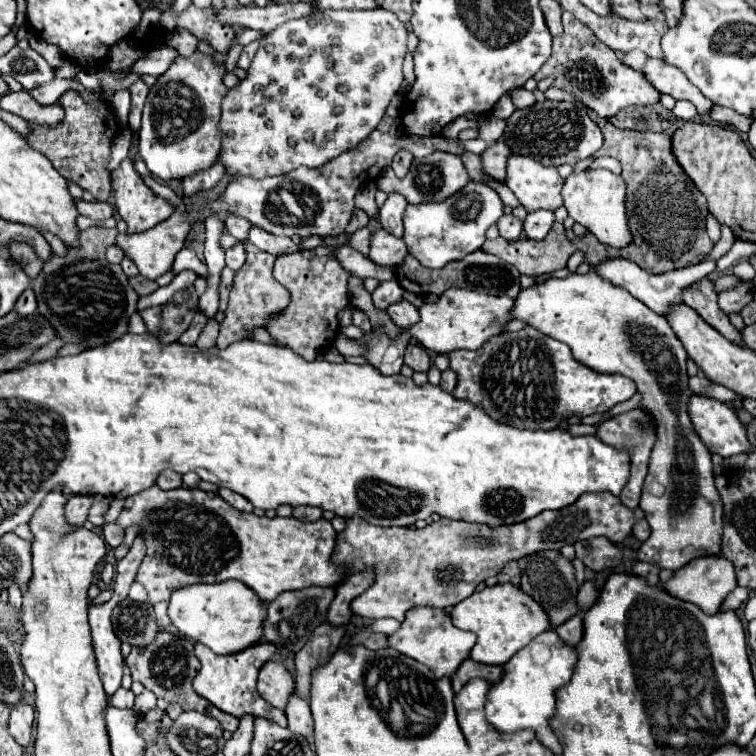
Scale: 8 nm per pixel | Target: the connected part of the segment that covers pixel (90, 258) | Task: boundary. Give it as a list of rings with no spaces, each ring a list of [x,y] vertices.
[[[86,229],[80,235],[78,251],[68,249],[64,259],[52,255],[50,263],[44,263],[44,269],[32,281],[38,313],[54,327],[64,343],[80,343],[84,349],[94,349],[128,333],[128,321],[136,313],[140,297],[130,287],[122,267],[108,263],[104,257],[116,235],[116,229]]]

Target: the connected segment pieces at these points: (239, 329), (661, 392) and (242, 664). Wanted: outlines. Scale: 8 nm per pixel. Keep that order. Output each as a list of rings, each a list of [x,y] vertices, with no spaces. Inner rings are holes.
[[[252,243],[246,245],[246,253],[248,253],[248,259],[234,277],[234,285],[232,285],[230,301],[228,301],[228,309],[226,309],[226,319],[220,323],[220,335],[218,335],[218,343],[216,343],[216,347],[220,347],[220,349],[224,349],[236,341],[242,341],[242,339],[252,339],[254,327],[266,327],[268,319],[282,313],[290,303],[288,289],[282,287],[272,275],[276,257],[258,249]]]
[[[592,269],[586,275],[572,273],[564,279],[548,279],[544,285],[532,285],[520,291],[514,305],[514,319],[522,319],[528,325],[534,325],[544,335],[566,343],[572,349],[574,357],[590,369],[598,373],[622,373],[636,383],[642,397],[640,405],[644,403],[644,407],[640,409],[654,419],[658,435],[650,455],[648,475],[640,499],[640,507],[646,513],[646,521],[652,533],[638,549],[638,561],[654,563],[662,569],[680,569],[694,557],[722,555],[722,501],[718,499],[718,491],[714,487],[710,461],[712,455],[696,435],[692,419],[688,415],[688,401],[694,395],[694,391],[688,387],[688,355],[676,333],[670,329],[670,323],[660,315],[654,315],[654,311],[650,311],[644,303],[638,303],[638,299],[634,299],[622,287],[604,281]]]
[[[260,641],[256,643],[256,647],[248,647],[236,655],[216,655],[212,653],[206,645],[196,643],[196,655],[202,663],[202,669],[198,671],[198,675],[194,677],[194,689],[198,695],[202,695],[204,699],[208,699],[214,707],[222,709],[224,713],[230,713],[234,717],[244,717],[244,715],[252,715],[252,717],[264,717],[270,719],[274,723],[278,723],[280,727],[286,727],[286,715],[282,709],[272,707],[270,703],[266,703],[258,691],[256,691],[256,677],[260,667],[270,661],[276,653],[276,647],[268,641]]]

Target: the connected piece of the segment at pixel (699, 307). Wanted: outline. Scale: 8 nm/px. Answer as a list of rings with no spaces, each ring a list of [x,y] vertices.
[[[702,277],[700,281],[686,287],[686,293],[682,297],[684,297],[684,303],[688,307],[692,307],[718,333],[722,333],[726,339],[730,339],[734,343],[742,343],[742,339],[738,339],[736,327],[730,323],[730,319],[718,307],[718,301],[716,301],[718,295],[714,293],[714,285],[708,277]]]

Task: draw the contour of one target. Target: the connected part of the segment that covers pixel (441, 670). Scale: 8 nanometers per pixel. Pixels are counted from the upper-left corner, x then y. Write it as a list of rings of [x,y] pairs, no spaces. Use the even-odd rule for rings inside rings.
[[[414,607],[410,613],[406,613],[406,621],[400,625],[400,629],[388,635],[388,647],[430,667],[430,671],[434,671],[438,679],[452,677],[454,671],[460,667],[460,663],[470,655],[474,643],[476,643],[474,633],[456,629],[444,611],[434,611],[432,607],[418,607],[418,609]]]

